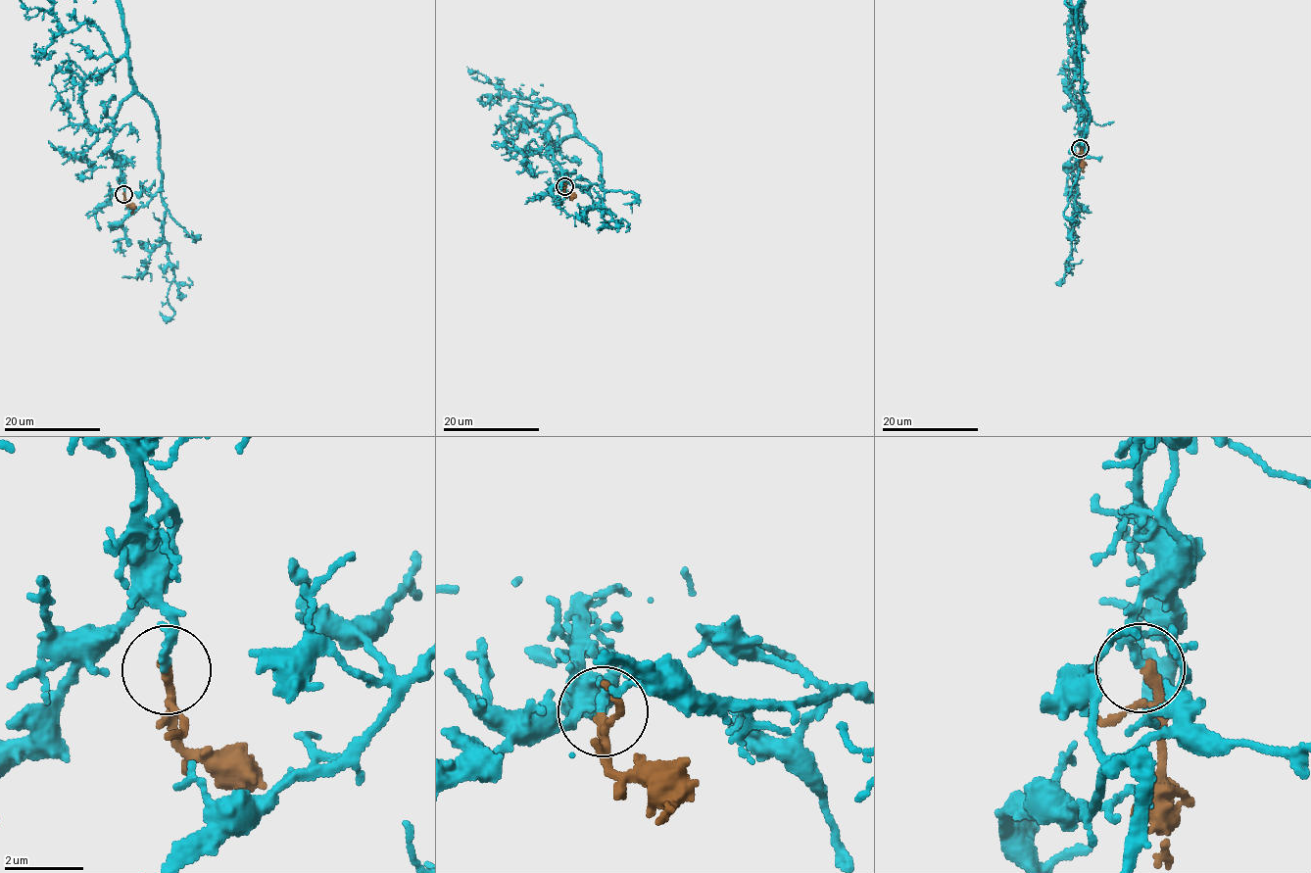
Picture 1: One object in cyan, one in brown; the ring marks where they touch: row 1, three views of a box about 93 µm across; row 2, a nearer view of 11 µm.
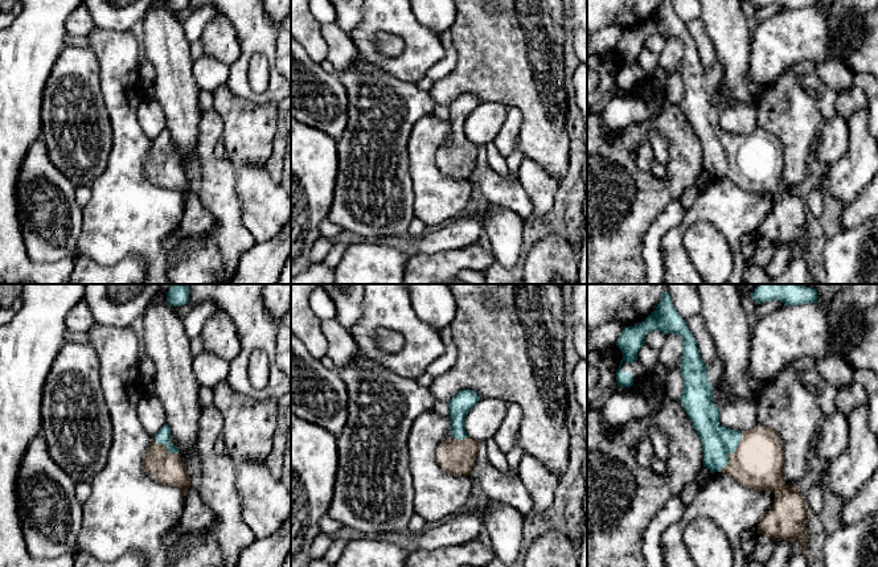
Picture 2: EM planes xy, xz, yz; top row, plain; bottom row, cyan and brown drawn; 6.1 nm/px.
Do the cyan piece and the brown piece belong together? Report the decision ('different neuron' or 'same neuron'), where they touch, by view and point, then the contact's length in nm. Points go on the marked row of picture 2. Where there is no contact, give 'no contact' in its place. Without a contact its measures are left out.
same neuron; meets cyan in yz at (733, 452); contact 280 nm long

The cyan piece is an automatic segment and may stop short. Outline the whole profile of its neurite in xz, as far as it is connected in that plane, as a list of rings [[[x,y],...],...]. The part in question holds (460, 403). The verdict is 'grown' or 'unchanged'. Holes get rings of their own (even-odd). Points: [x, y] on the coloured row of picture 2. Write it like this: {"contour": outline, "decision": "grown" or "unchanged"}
{"contour": [[[461,390],[448,402],[452,437],[438,445],[436,461],[450,473],[468,476],[481,448],[477,441],[467,436],[464,428],[468,411],[479,400],[476,391]]], "decision": "grown"}

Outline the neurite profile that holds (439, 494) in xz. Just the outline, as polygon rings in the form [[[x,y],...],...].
[[[435,411],[414,419],[407,440],[415,513],[427,523],[442,522],[461,513],[473,494],[469,476],[444,471],[436,461],[436,448],[451,427],[450,418]]]

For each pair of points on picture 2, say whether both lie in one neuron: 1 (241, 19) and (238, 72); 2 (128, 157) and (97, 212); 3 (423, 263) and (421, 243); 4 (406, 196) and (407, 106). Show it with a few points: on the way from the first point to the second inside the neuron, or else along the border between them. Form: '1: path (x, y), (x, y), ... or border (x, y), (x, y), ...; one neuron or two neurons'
1: path (246, 32), (245, 58); one neuron
2: path (124, 171), (123, 185), (110, 198); one neuron
3: border (452, 250), (431, 254), (411, 253); two neurons
4: path (393, 173), (393, 128); one neuron

